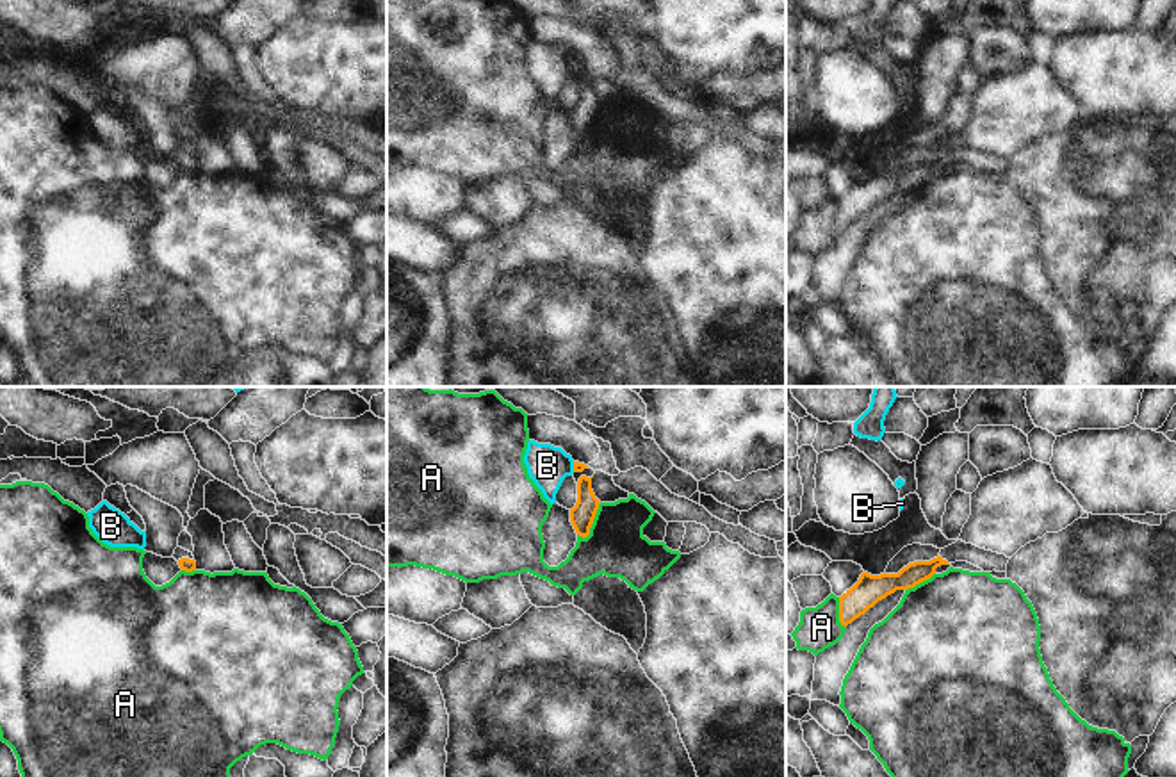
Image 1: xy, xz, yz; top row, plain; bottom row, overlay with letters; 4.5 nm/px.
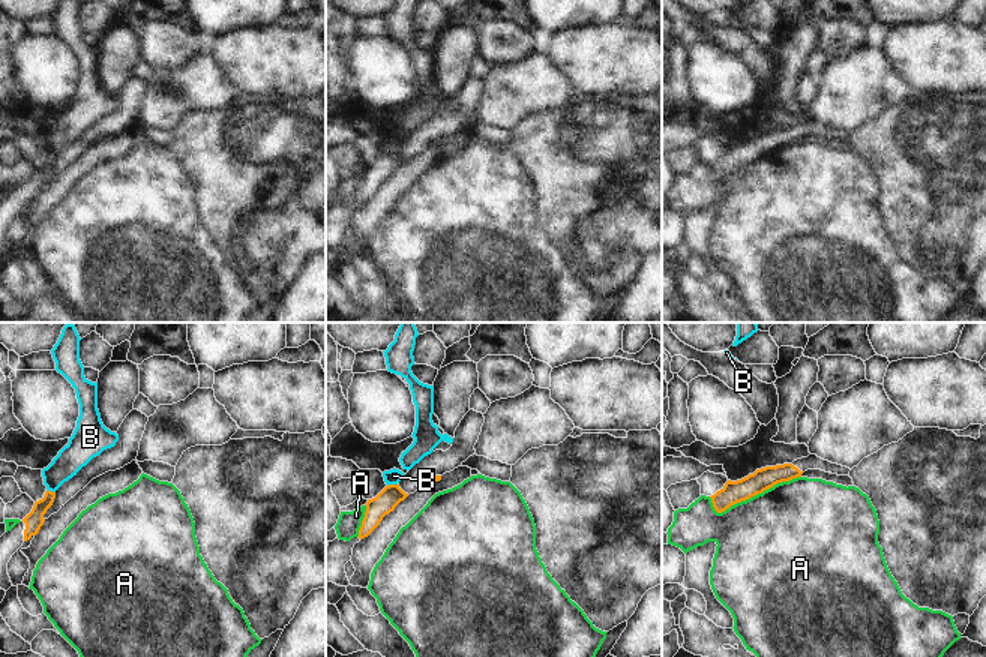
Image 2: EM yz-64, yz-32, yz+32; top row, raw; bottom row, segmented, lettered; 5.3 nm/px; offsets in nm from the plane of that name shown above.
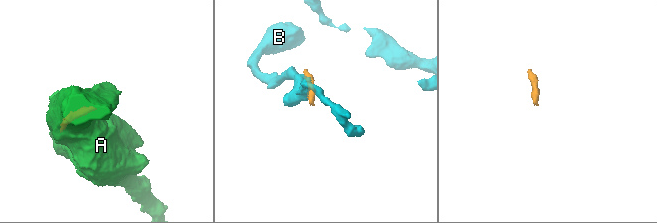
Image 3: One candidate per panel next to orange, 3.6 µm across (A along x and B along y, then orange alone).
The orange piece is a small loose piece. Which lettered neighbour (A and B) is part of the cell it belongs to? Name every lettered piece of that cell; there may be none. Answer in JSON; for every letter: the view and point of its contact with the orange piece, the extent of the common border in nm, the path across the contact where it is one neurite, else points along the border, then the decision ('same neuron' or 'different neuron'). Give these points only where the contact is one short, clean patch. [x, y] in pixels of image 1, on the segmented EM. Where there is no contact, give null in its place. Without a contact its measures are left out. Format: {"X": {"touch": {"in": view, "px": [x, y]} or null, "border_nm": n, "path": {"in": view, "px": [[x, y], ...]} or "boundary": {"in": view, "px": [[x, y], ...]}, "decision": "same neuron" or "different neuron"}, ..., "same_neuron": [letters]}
{"A": {"touch": {"in": "xz", "px": [592, 523]}, "border_nm": 190, "decision": "different neuron"}, "B": {"touch": {"in": "xz", "px": [574, 467]}, "border_nm": 50, "boundary": {"in": "xz", "px": [[572, 462], [574, 471]]}, "decision": "different neuron"}, "same_neuron": []}

